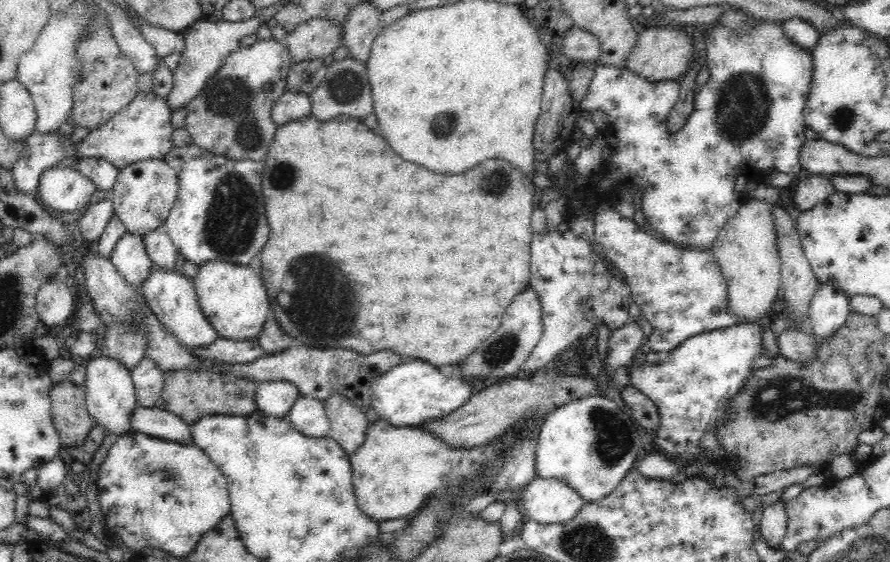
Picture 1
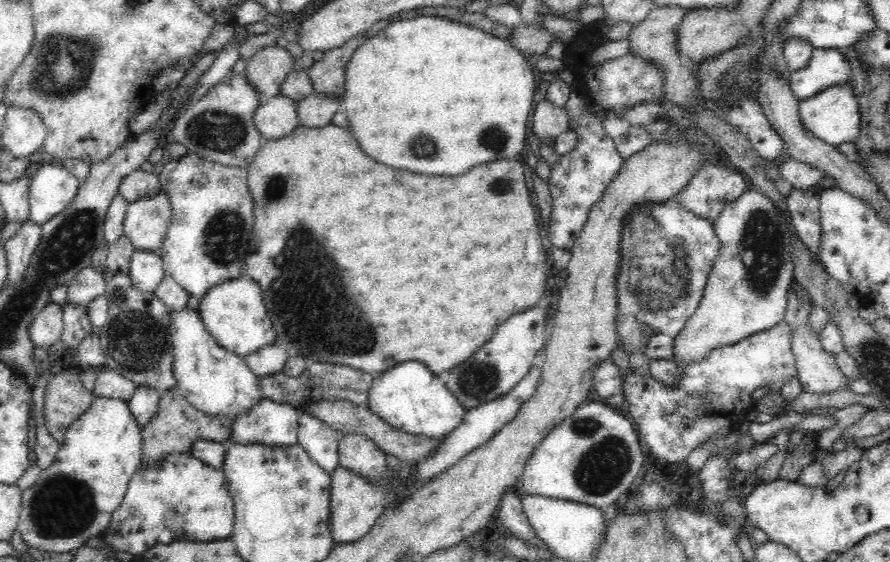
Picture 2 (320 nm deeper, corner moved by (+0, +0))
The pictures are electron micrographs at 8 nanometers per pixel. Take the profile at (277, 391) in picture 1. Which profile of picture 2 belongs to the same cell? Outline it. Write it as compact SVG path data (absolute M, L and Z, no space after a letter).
M262 399L248 413L244 413L233 421L230 434L225 442L236 445L255 445L260 443L266 447L291 447L299 444L299 410L288 403L277 403L270 399Z

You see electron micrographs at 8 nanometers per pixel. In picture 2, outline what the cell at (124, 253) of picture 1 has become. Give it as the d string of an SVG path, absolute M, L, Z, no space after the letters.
M134 251L128 275L138 290L154 293L165 277L163 260L156 252Z

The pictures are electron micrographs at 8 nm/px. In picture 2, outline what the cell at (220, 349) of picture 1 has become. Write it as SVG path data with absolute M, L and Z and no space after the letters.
M273 342L249 354L245 359L252 372L261 378L278 372L284 373L289 354L283 346Z

